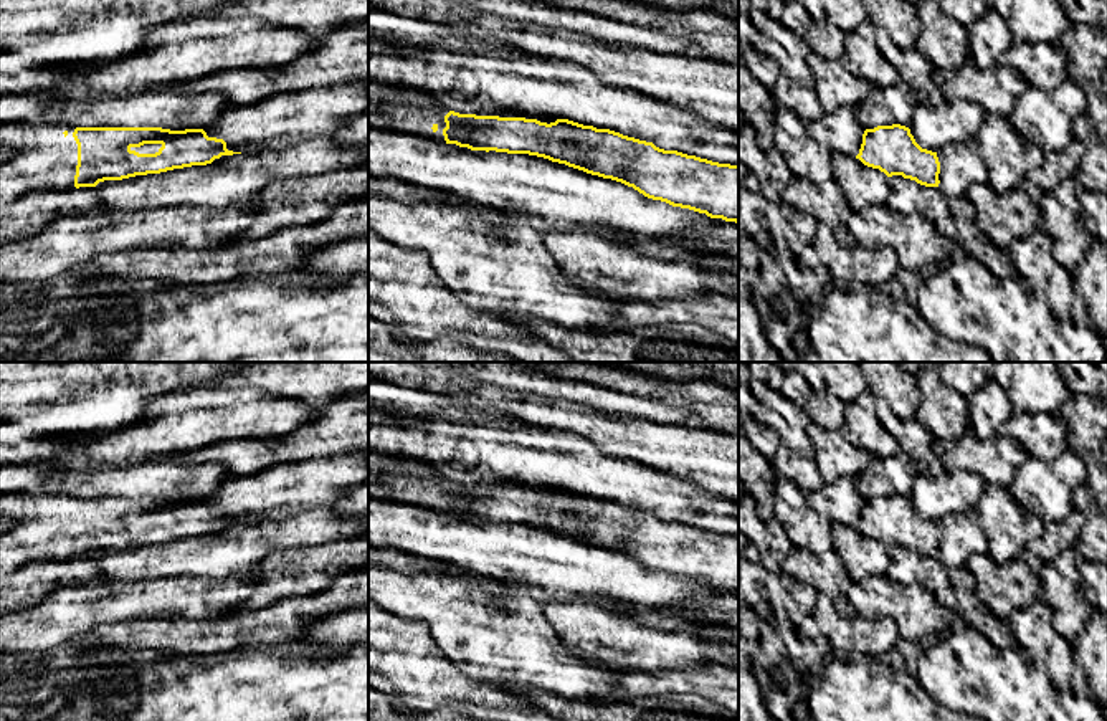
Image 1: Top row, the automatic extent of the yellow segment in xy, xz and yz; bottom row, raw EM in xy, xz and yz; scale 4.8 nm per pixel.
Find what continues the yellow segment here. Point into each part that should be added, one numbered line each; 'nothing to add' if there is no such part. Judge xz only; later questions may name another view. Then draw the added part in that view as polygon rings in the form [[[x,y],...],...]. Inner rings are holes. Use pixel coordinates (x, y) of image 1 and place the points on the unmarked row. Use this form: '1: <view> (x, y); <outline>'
1: xz (385, 485); [[[373,470],[368,471],[368,498],[383,501],[403,501],[425,509],[446,513],[443,499],[449,481],[439,478],[420,478],[405,471]]]

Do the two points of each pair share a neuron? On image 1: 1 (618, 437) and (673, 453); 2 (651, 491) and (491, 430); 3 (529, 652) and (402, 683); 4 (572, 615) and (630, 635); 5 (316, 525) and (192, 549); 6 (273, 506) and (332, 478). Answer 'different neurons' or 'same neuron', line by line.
1: same neuron
2: same neuron
3: different neurons
4: same neuron
5: same neuron
6: same neuron

